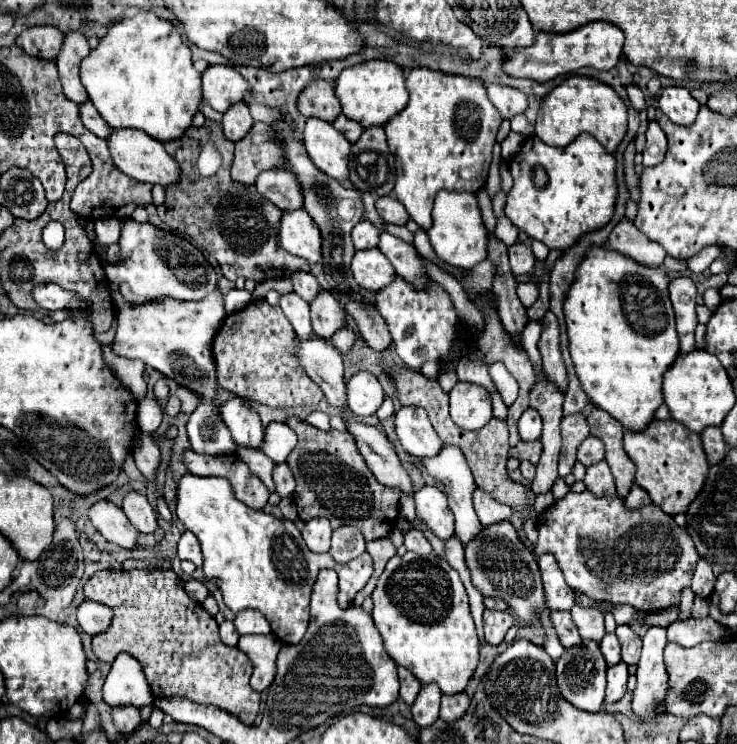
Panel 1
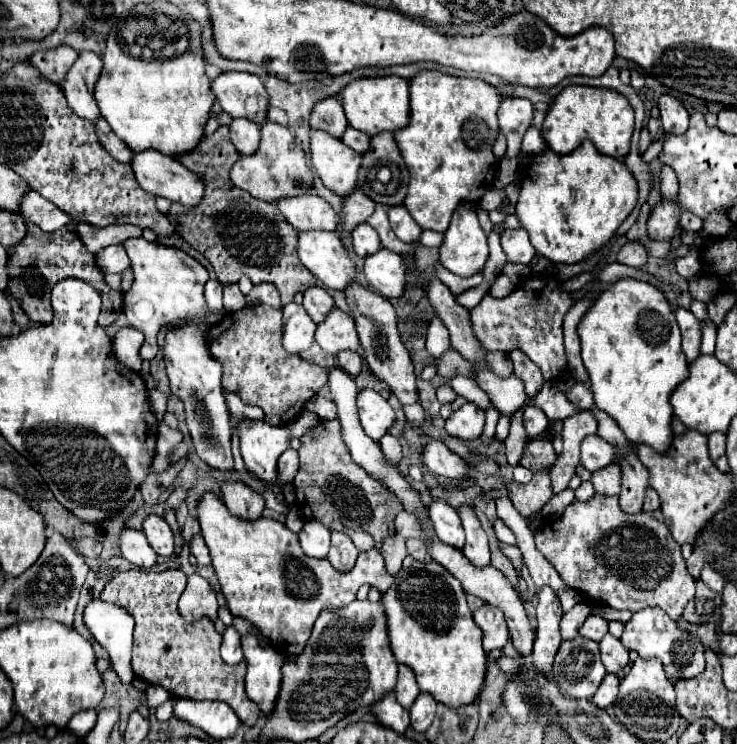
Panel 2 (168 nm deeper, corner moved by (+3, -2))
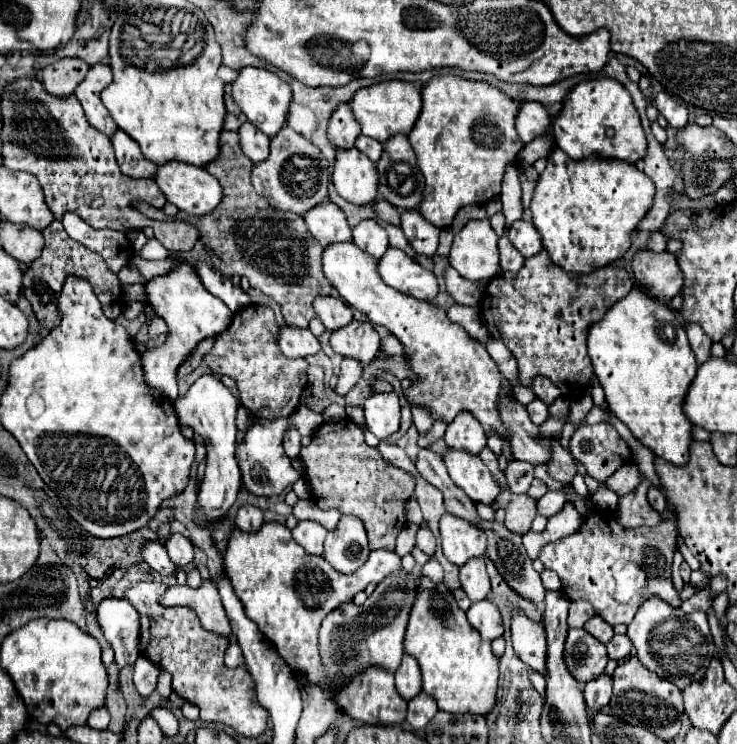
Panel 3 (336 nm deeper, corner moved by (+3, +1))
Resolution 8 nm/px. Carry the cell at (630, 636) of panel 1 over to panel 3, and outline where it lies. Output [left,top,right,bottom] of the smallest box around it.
[628,597,718,689]

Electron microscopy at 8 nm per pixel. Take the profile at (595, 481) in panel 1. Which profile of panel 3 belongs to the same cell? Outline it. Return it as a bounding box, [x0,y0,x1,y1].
[606,463,640,497]

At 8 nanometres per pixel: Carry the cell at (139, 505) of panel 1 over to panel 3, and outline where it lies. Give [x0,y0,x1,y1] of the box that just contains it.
[166,535,194,569]

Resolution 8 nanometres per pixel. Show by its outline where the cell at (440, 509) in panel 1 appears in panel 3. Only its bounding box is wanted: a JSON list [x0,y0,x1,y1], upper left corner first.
[440,513,486,567]

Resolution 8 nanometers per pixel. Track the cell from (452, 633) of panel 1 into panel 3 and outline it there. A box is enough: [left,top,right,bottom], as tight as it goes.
[404,577,498,715]

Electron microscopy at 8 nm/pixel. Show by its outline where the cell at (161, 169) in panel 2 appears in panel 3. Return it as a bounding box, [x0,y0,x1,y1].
[154,161,222,215]

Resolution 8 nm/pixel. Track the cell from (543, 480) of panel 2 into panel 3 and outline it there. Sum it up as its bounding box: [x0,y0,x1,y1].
[494,491,536,535]

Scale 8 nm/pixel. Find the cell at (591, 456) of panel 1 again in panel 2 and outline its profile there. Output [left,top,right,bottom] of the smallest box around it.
[580,434,614,472]

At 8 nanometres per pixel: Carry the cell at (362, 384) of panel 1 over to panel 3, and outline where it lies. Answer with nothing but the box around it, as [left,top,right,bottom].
[364,393,400,439]

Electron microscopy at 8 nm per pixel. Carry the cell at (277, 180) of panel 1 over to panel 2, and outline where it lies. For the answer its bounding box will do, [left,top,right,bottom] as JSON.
[276,192,338,230]

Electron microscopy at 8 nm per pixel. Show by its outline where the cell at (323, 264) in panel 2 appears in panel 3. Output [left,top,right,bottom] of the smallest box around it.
[322,243,514,439]

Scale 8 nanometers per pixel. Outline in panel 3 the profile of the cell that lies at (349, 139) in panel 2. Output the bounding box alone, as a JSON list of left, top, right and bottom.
[356,135,384,161]

